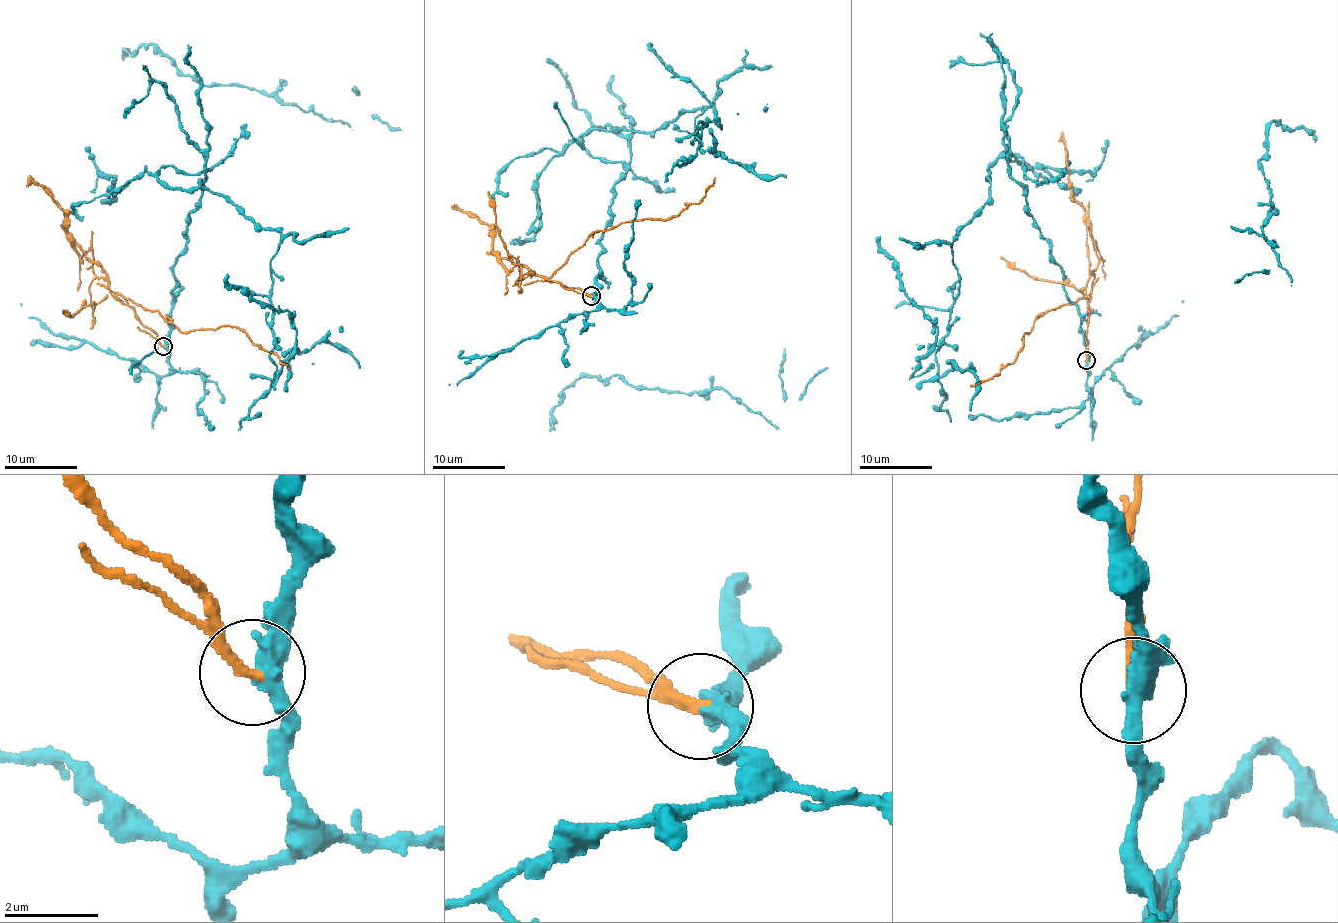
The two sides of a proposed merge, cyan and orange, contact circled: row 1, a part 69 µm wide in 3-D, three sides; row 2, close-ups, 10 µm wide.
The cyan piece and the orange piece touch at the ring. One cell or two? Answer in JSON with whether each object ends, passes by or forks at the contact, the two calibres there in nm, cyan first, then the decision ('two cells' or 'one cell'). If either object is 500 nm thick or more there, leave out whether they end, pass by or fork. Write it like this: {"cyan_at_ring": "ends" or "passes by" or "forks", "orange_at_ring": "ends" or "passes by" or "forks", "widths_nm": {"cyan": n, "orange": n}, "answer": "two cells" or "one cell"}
{"cyan_at_ring": "passes by", "orange_at_ring": "ends", "widths_nm": {"cyan": 400, "orange": 280}, "answer": "two cells"}

